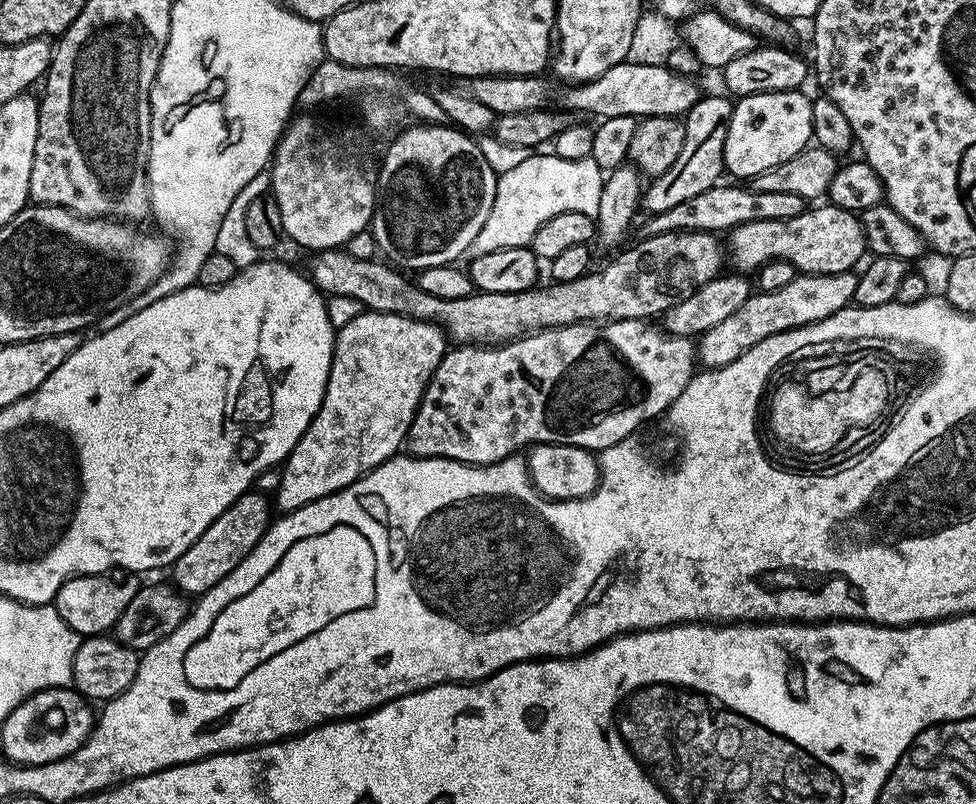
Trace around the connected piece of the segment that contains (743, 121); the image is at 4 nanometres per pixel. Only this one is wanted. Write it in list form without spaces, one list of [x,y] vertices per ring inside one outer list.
[[[800,90],[771,92],[741,96],[735,101],[724,147],[724,166],[729,177],[762,174],[782,162],[790,162],[813,143],[812,100],[804,94]]]

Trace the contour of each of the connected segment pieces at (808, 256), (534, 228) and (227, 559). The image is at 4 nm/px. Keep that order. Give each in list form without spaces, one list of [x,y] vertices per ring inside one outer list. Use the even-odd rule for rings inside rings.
[[[831,202],[825,208],[809,207],[789,220],[755,220],[731,229],[730,264],[740,274],[752,274],[772,260],[792,263],[797,273],[842,274],[851,272],[860,259],[865,259],[866,241],[861,217],[854,212],[835,208]]]
[[[540,154],[525,155],[525,160],[499,173],[494,206],[490,206],[490,218],[478,230],[478,238],[474,238],[472,256],[490,254],[490,250],[529,247],[539,228],[555,215],[573,211],[594,218],[598,214],[605,173],[591,155],[581,160],[567,160],[555,154],[536,155]]]
[[[255,490],[242,493],[172,563],[170,566],[170,573],[172,572],[171,583],[189,597],[199,598],[203,596],[205,592],[208,592],[214,586],[218,586],[218,582],[222,582],[222,578],[226,578],[226,574],[230,574],[230,570],[234,570],[234,566],[238,566],[238,562],[242,562],[242,558],[246,558],[252,553],[256,543],[264,537],[264,531],[268,529],[273,516],[274,512],[270,507],[269,497],[265,493]]]

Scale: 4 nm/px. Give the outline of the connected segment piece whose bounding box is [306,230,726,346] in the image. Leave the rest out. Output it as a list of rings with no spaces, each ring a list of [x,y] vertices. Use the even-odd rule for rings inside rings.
[[[677,230],[644,236],[637,244],[629,243],[598,272],[592,270],[574,281],[554,282],[518,294],[473,291],[466,298],[434,298],[434,294],[426,294],[426,290],[418,287],[415,279],[407,280],[399,267],[376,258],[362,261],[355,251],[338,248],[315,253],[306,272],[312,283],[329,297],[357,299],[370,312],[427,320],[439,326],[456,346],[495,346],[546,328],[659,317],[670,306],[694,294],[699,286],[723,273],[726,248],[720,245],[720,240],[721,237],[711,230]]]

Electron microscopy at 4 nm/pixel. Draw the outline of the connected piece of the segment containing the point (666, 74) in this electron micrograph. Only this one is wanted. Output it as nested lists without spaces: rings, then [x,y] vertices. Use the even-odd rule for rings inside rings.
[[[622,63],[610,66],[606,74],[585,84],[564,86],[556,100],[561,109],[589,112],[595,118],[618,118],[619,116],[678,116],[687,117],[689,110],[698,103],[702,89],[690,76],[683,76],[665,65],[632,65]]]

